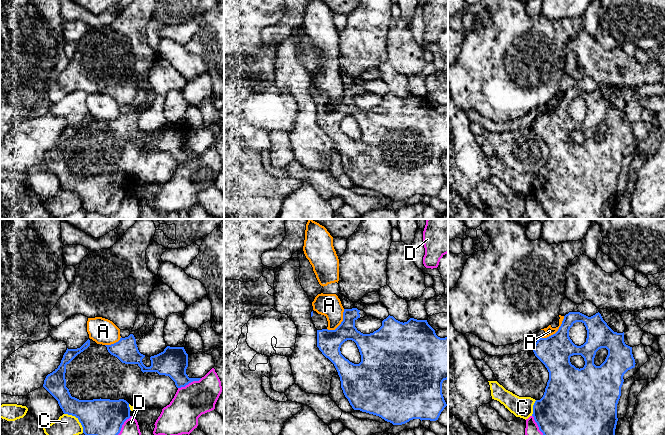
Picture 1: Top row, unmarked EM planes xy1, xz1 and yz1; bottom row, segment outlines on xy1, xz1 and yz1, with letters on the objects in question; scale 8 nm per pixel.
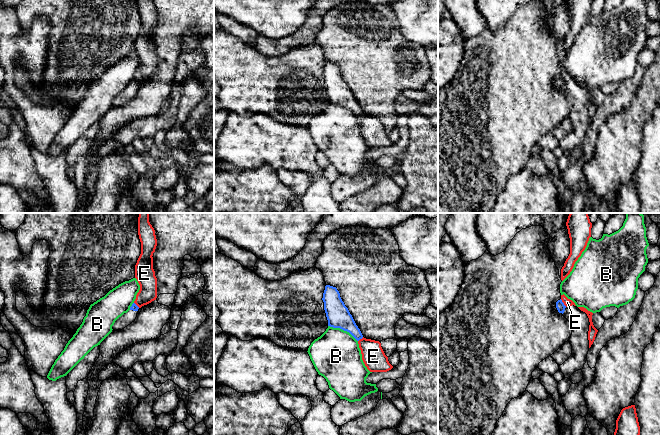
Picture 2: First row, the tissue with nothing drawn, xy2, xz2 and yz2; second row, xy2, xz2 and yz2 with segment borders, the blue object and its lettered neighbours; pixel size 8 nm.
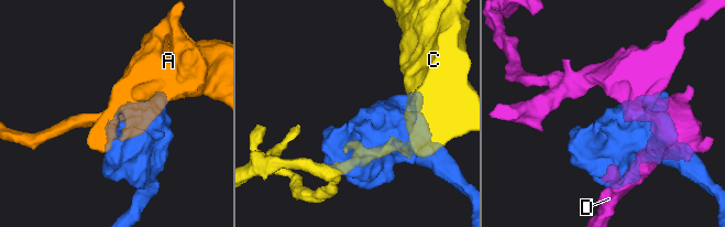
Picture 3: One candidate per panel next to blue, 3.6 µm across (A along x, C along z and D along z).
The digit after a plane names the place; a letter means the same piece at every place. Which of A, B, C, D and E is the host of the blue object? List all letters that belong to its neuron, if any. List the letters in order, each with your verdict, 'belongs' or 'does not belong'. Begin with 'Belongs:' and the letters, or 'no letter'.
Belongs: no letter
A: does not belong
B: does not belong
C: does not belong
D: does not belong
E: does not belong

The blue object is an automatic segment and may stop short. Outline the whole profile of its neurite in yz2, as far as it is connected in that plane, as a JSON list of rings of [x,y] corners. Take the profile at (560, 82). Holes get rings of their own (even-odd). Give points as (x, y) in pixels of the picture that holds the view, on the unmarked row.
[[[561,75],[556,78],[556,84],[572,101],[572,110],[569,115],[572,121],[572,131],[559,142],[559,146],[565,154],[570,155],[570,152],[574,148],[582,146],[586,139],[589,127],[588,107],[590,98],[585,88],[574,81],[566,83]]]

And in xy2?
[[[133,79],[130,83],[130,86],[127,89],[124,89],[115,97],[112,105],[115,107],[122,106],[130,101],[132,98],[134,98],[138,90],[138,85],[139,83],[135,79]]]

